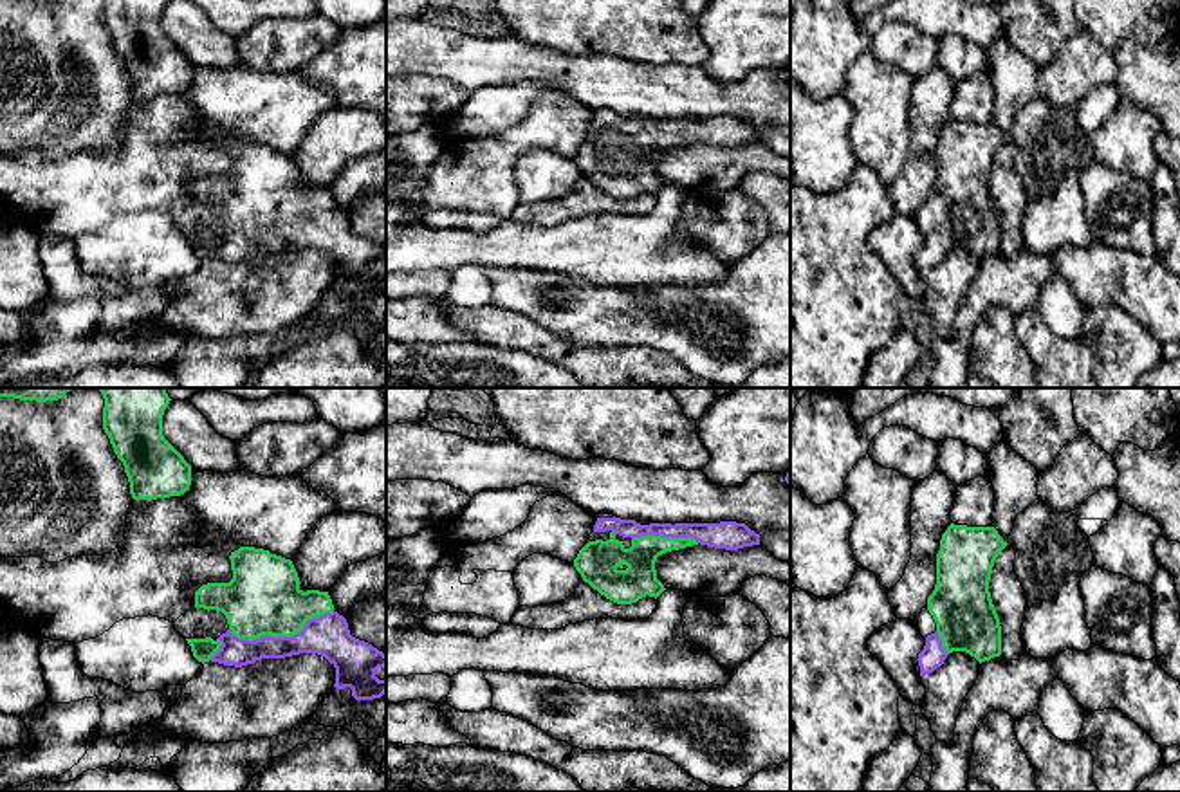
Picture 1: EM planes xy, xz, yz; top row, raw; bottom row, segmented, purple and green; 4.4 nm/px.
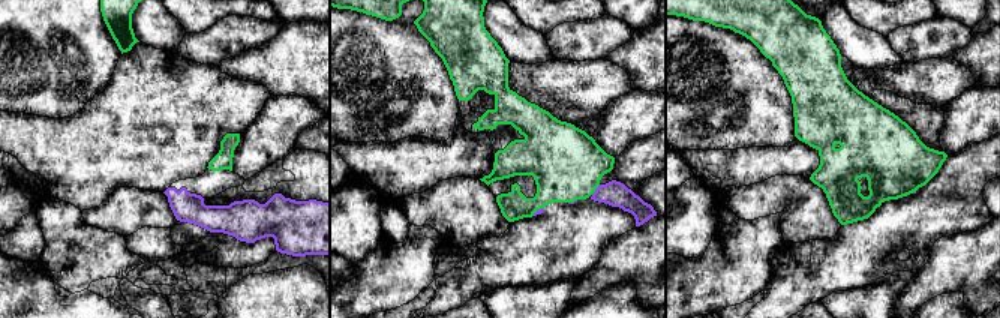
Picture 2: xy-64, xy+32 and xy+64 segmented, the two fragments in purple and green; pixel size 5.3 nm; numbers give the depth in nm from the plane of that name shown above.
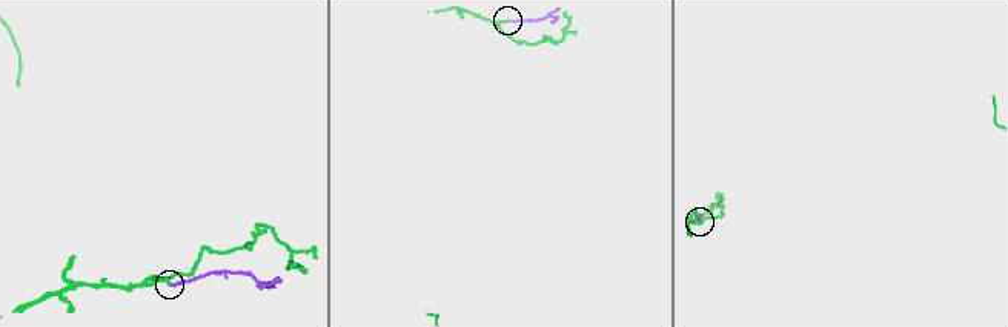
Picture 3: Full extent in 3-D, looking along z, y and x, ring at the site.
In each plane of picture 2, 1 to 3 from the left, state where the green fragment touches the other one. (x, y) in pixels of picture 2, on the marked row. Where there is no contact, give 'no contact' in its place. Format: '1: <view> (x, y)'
1: no contact
2: xy+32 (595, 189)
3: no contact

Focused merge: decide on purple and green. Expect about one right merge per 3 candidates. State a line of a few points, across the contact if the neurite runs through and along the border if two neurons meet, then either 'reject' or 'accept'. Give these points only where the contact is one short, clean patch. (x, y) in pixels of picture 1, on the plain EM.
accept

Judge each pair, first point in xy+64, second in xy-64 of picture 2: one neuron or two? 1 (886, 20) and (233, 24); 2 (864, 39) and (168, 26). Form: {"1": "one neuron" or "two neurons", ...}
{"1": "two neurons", "2": "one neuron"}

